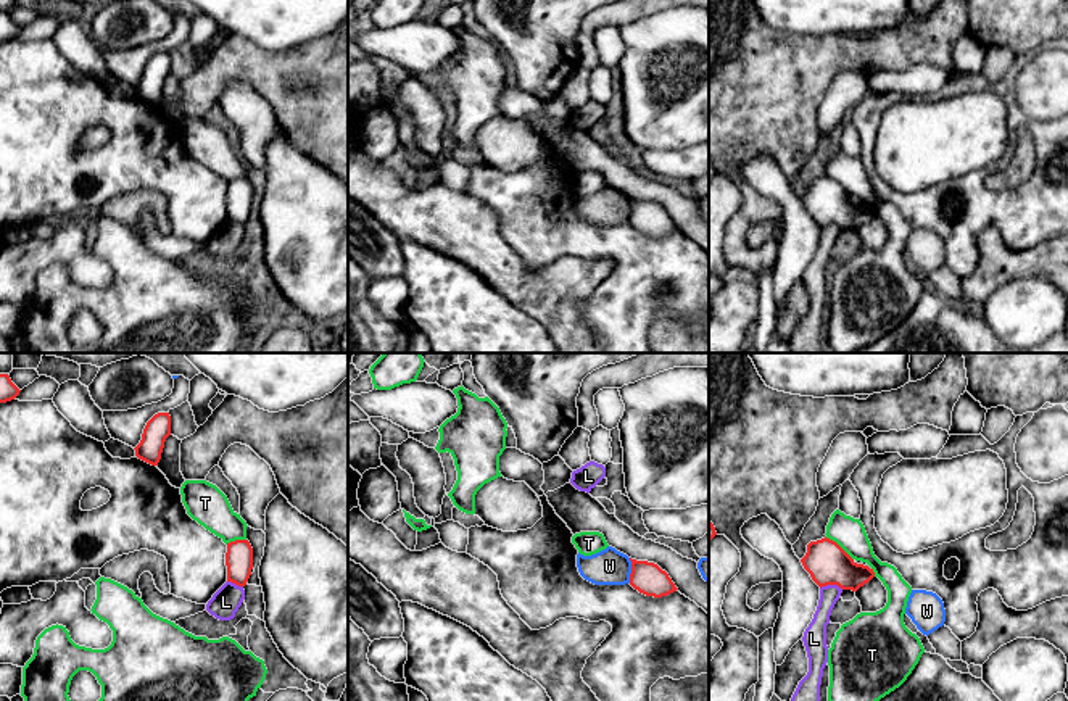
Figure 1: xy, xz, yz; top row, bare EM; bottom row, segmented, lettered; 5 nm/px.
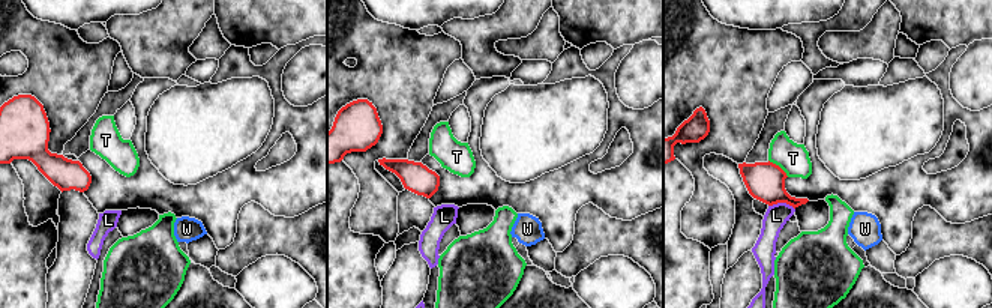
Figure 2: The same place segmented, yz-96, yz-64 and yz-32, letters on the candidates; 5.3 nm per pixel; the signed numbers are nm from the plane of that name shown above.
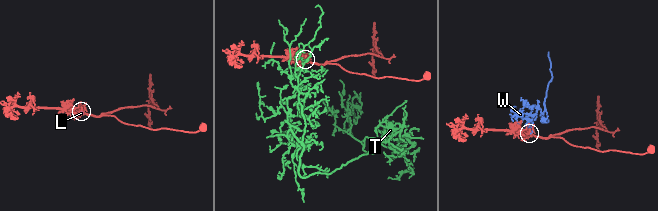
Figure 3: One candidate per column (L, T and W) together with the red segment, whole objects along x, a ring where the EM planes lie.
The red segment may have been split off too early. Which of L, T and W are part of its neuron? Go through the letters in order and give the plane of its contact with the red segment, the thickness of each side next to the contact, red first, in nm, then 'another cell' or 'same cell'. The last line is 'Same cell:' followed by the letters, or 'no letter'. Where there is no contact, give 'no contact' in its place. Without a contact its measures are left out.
L: contact in yz; calibres 200 and 100 nm; another cell
T: contact in yz; calibres 200 and 160 nm; another cell
W: contact in xz; calibres 160 and 180 nm; another cell
Same cell: no letter

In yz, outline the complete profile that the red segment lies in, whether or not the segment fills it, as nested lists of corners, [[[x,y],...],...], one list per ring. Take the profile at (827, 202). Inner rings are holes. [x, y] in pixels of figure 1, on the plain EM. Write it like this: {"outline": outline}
{"outline": [[[826,176],[810,180],[801,201],[820,227],[838,224],[842,229],[857,230],[875,216],[873,208],[857,203],[836,180]]]}

